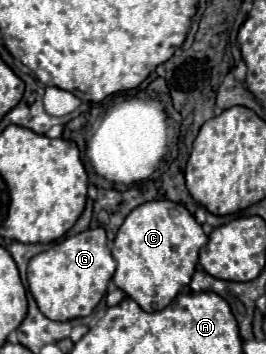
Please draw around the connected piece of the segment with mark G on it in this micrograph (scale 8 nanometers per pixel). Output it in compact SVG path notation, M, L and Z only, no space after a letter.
M88 228L74 236L52 244L46 252L30 258L28 286L40 308L40 312L58 322L90 316L108 290L108 282L114 274L114 258L106 244L104 228Z

